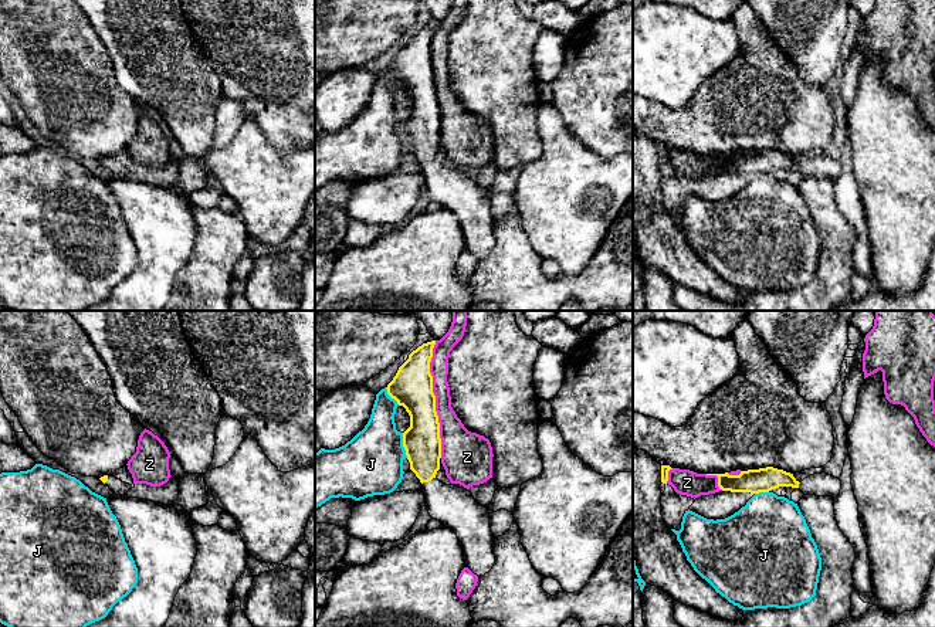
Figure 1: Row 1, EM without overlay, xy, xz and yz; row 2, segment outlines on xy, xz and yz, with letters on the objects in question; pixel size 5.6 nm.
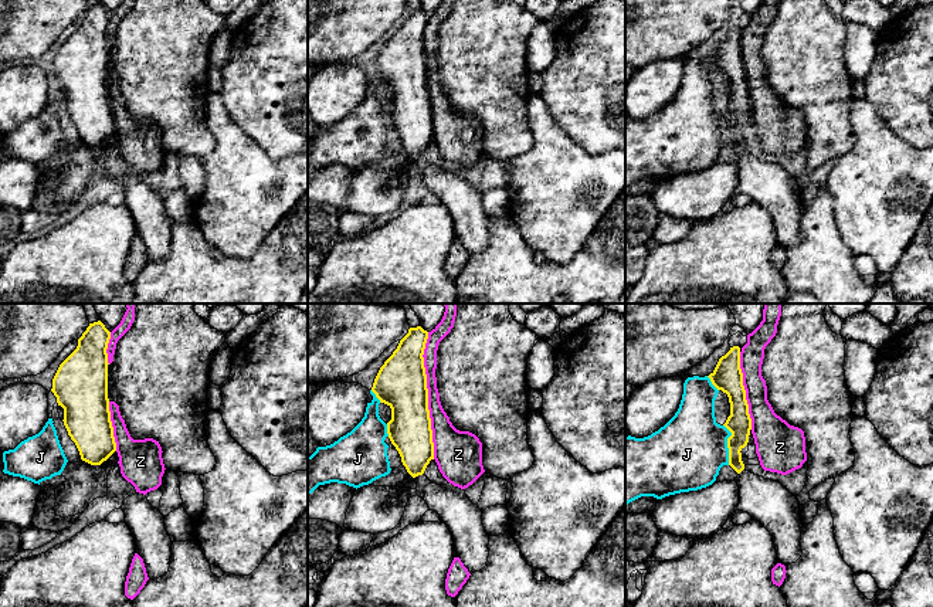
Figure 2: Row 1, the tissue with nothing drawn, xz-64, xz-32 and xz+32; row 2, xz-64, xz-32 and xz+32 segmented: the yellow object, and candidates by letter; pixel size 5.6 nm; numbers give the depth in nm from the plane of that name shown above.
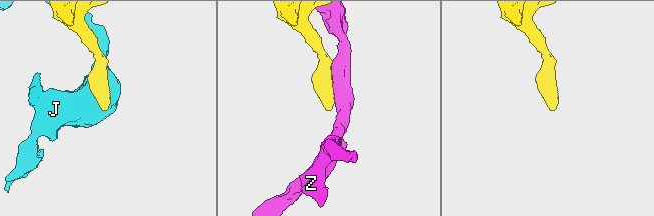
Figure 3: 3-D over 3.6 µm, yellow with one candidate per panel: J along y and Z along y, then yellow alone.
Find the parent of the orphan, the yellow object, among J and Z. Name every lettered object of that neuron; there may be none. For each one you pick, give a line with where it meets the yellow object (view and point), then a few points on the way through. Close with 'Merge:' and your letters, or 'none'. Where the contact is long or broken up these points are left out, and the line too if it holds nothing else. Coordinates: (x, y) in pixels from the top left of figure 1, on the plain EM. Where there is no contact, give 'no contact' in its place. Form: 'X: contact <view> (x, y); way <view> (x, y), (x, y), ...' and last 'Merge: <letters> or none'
Merge: none

